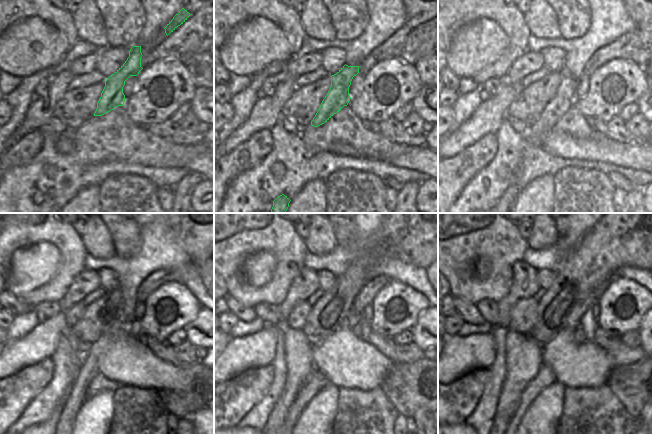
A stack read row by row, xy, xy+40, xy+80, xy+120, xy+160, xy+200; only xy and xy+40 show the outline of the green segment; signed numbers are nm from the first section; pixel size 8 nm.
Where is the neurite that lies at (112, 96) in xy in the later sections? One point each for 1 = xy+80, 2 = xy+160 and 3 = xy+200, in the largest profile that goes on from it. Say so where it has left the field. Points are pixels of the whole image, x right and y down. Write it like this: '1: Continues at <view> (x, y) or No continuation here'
1: Continues at xy+80 (538, 132)
2: Continues at xy+160 (340, 343)
3: Continues at xy+200 (562, 344).

